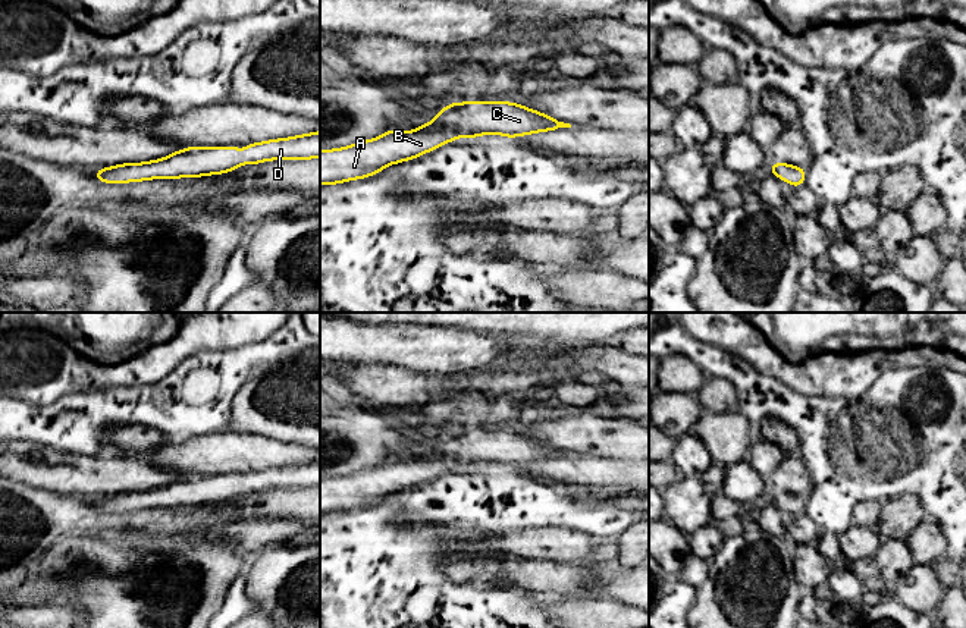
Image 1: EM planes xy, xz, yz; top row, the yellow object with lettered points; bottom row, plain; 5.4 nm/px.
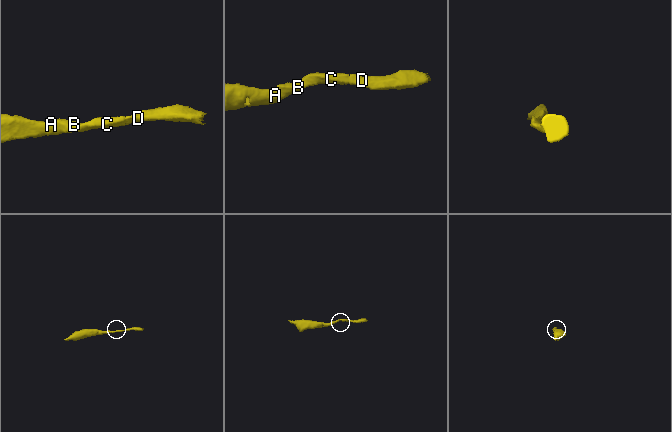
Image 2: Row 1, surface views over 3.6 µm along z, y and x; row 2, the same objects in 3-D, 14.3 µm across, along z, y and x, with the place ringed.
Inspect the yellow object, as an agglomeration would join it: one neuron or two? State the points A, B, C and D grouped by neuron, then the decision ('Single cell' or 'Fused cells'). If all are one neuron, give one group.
Groups: A B C D. Single cell

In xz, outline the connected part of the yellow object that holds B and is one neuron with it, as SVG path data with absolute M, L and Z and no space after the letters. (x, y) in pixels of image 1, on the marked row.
M451 103L430 122L410 132L383 135L336 150L320 150L320 185L364 179L385 167L408 161L455 138L499 134L506 138L571 128L518 103Z

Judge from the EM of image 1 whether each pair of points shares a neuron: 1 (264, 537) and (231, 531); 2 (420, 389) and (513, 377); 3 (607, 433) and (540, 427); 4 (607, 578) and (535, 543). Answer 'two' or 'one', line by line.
1: one
2: one
3: one
4: two

